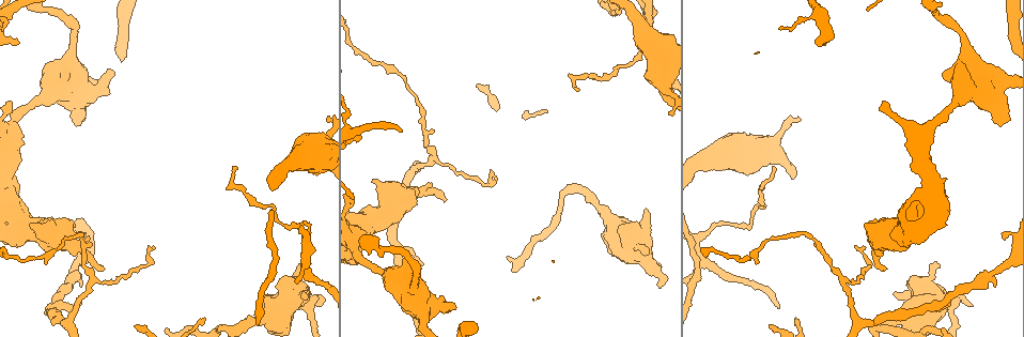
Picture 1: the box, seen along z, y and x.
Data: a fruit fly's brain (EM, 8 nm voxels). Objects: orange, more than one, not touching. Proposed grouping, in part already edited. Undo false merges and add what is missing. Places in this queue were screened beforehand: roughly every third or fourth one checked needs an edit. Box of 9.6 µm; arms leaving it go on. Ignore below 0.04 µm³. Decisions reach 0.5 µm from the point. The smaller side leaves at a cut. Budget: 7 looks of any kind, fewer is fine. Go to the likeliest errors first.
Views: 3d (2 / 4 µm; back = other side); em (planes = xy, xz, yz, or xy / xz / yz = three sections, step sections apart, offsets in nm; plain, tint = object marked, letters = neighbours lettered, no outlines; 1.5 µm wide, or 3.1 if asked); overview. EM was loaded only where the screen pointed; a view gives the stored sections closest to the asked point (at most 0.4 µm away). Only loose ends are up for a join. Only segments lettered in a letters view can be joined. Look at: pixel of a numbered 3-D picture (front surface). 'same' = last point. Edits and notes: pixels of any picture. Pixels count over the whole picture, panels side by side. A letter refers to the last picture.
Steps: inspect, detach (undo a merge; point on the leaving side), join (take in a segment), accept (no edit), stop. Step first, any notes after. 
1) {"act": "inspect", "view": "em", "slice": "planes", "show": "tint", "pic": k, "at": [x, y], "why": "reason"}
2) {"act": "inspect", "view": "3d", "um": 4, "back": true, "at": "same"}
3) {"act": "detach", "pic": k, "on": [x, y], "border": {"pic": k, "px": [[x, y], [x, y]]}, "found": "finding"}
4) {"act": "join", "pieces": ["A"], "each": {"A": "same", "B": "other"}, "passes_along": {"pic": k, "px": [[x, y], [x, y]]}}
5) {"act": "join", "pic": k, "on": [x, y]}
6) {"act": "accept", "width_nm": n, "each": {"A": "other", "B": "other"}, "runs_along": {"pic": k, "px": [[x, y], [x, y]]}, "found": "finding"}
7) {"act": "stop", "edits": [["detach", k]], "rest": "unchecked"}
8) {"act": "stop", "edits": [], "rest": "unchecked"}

{"act": "inspect", "view": "3d", "um": 4, "pic": 1, "at": [884, 270], "why": "branch stops here"}

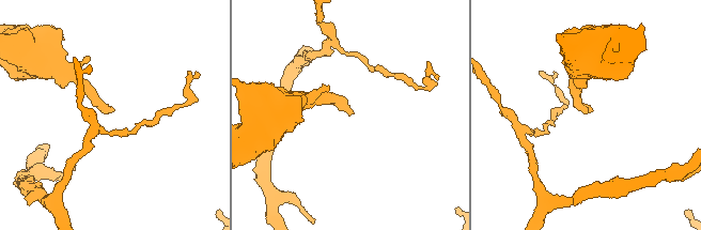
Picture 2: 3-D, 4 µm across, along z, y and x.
{"act": "inspect", "view": "em", "slice": "xy", "step": 8, "show": "letters", "pic": 2, "at": [588, 111]}

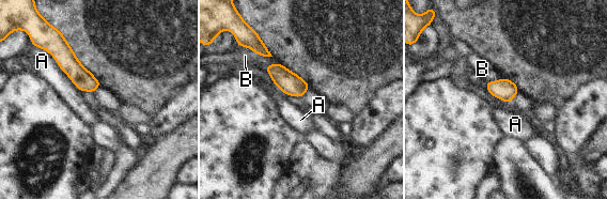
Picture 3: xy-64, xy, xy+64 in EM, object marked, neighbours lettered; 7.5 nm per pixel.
{"act": "accept", "each": {"A": "other", "B": "other"}, "border": {"pic": 3, "px": [[249, 47], [257, 54], [271, 57]]}, "found": "no lettered segment goes on from it"}

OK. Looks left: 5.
{"act": "inspect", "view": "3d", "um": 2, "pic": 1, "at": [896, 294], "why": "thick end"}

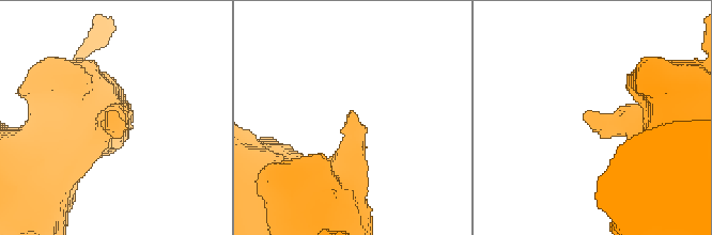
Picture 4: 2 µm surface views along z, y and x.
{"act": "inspect", "view": "em", "slice": "planes", "show": "letters", "pic": 4, "at": [346, 116], "why": "shape alone is not enough"}

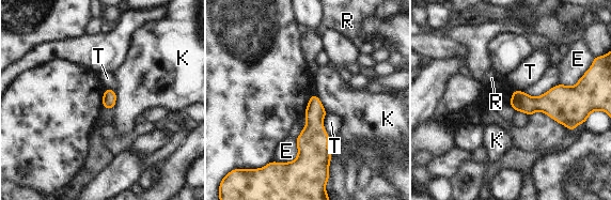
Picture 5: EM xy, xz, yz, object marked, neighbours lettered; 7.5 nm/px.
{"act": "accept", "each": {"E": "other", "K": "other", "R": "other", "T": "other"}, "border": {"pic": 5, "px": [[114, 90], [115, 104], [112, 108]]}, "found": "none of them fits"}

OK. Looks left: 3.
{"act": "inspect", "view": "em", "slice": "planes", "show": "tint", "pic": 1, "at": [972, 304], "why": "branch stops here"}

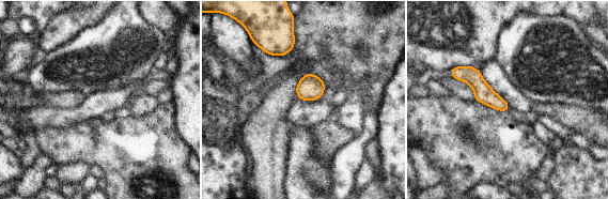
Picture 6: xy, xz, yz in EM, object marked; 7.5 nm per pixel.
{"act": "inspect", "view": "em", "slice": "planes", "show": "letters", "at": "same", "why": "what lies round it"}

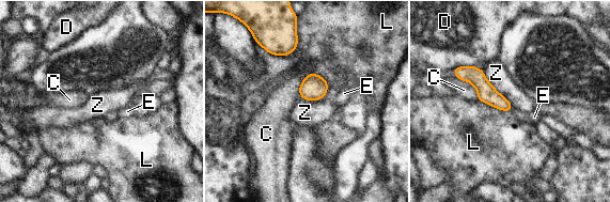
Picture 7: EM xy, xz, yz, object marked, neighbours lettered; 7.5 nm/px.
{"act": "accept", "each": {"C": "other", "D": "other", "E": "other", "L": "other", "Z": "other"}, "found": "none of them fits"}

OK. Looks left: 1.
{"act": "stop", "edits": [], "rest": "unchecked"}

